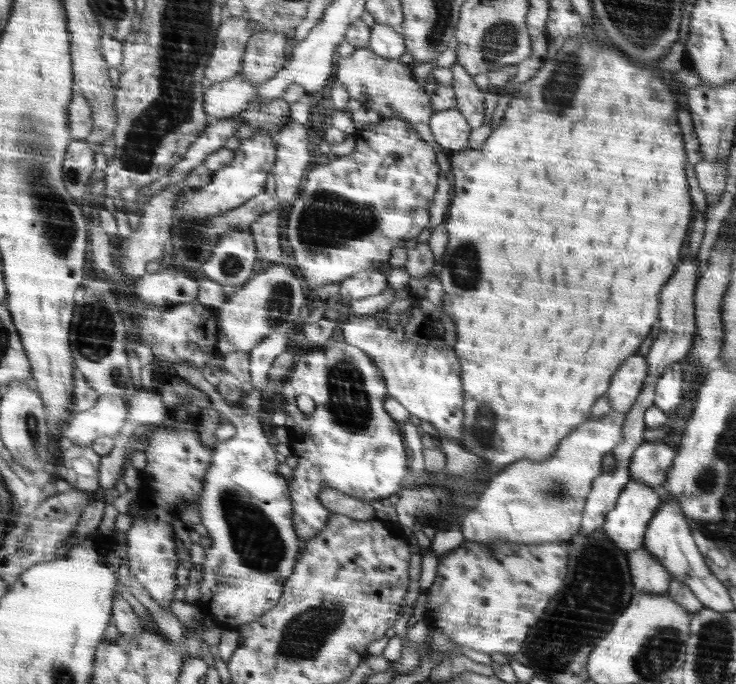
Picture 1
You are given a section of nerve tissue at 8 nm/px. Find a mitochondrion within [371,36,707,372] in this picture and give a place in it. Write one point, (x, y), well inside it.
(558, 90)

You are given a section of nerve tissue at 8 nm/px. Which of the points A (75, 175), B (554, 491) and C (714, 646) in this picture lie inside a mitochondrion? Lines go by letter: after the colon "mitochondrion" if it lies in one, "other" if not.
A: mitochondrion
B: mitochondrion
C: mitochondrion

